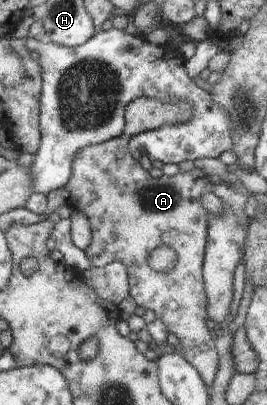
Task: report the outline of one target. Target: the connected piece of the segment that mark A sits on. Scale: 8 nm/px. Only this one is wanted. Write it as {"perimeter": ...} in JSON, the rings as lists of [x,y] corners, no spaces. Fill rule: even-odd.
{"perimeter":[[[139,97],[132,100],[127,108],[127,124],[119,138],[114,138],[98,145],[91,145],[76,152],[72,164],[72,175],[68,180],[69,205],[71,208],[83,211],[89,219],[92,232],[91,246],[85,251],[93,267],[105,266],[109,263],[122,262],[130,274],[130,295],[136,306],[146,310],[153,310],[157,318],[171,334],[179,339],[179,349],[183,349],[183,357],[201,375],[207,388],[212,385],[216,377],[216,368],[220,361],[217,349],[213,342],[211,330],[207,329],[208,314],[207,295],[204,289],[202,266],[204,261],[205,245],[207,242],[207,225],[210,213],[201,204],[203,192],[213,192],[214,184],[209,182],[209,171],[194,167],[185,174],[179,173],[169,177],[163,175],[154,178],[141,167],[139,162],[131,157],[128,151],[128,142],[132,136],[148,129],[158,129],[165,125],[180,125],[189,123],[193,118],[192,104],[182,101],[160,101],[149,97]],[[167,245],[176,252],[176,265],[169,272],[155,272],[148,263],[148,256],[158,246]]]}

